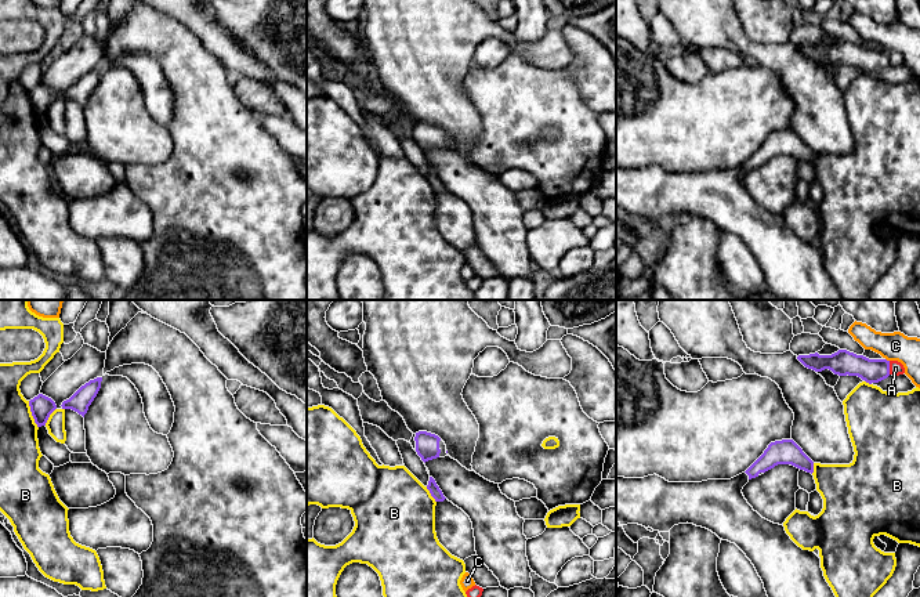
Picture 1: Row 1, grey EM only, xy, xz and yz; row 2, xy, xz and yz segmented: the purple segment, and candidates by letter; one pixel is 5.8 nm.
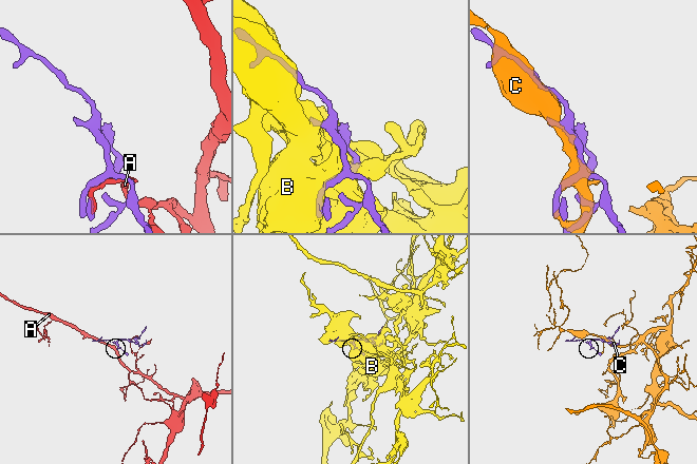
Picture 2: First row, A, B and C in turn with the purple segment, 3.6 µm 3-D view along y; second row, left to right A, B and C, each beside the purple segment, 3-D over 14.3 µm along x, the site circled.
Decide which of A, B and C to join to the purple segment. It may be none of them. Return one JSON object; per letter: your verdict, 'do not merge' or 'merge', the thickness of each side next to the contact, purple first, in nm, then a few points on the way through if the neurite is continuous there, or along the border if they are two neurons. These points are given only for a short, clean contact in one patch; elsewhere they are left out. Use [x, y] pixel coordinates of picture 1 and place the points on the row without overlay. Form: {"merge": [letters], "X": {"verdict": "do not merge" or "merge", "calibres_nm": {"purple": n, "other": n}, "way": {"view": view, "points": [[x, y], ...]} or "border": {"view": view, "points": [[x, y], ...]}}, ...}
{"merge": [], "A": {"verdict": "do not merge", "calibres_nm": {"purple": 140, "other": 80}}, "B": {"verdict": "do not merge", "calibres_nm": {"purple": 140, "other": 240}}, "C": {"verdict": "do not merge", "calibres_nm": {"purple": 150, "other": 160}}}

